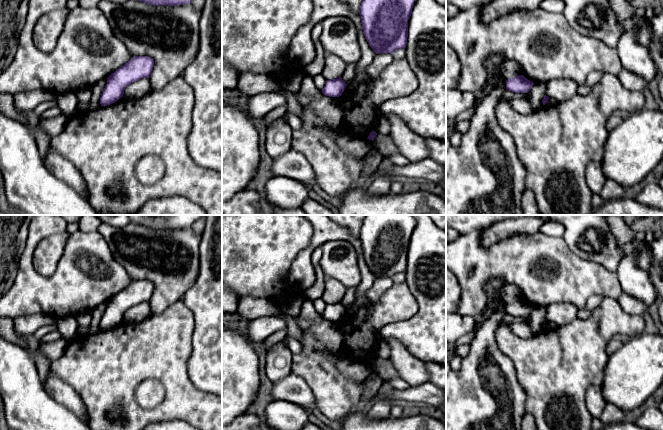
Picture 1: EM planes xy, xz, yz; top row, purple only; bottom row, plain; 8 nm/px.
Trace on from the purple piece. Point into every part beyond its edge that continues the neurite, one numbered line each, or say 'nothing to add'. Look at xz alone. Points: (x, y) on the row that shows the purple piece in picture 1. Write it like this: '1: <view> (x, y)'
nothing to add

